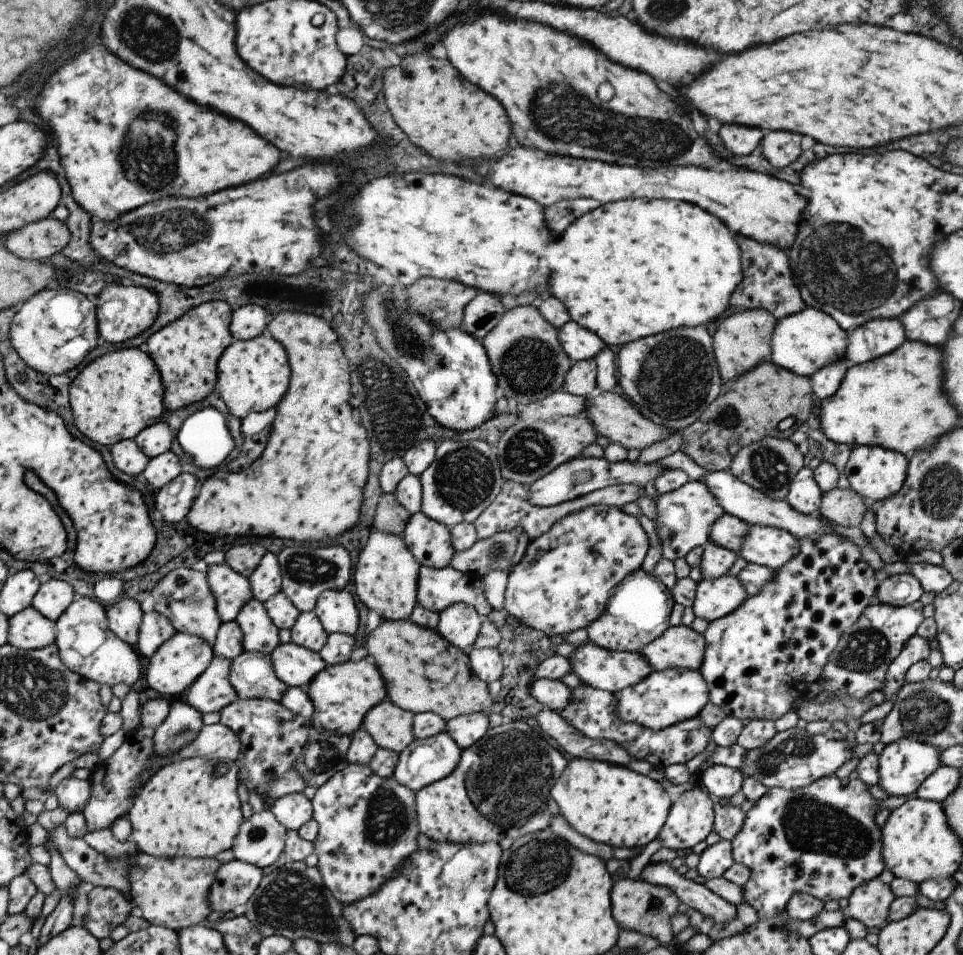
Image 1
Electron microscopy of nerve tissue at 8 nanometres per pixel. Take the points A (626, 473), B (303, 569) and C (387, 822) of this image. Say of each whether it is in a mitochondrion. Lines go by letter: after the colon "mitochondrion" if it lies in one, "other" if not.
A: other
B: mitochondrion
C: mitochondrion

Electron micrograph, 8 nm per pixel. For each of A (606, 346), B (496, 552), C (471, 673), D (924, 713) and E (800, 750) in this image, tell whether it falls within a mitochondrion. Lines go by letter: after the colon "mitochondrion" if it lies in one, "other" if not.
A: other
B: mitochondrion
C: other
D: mitochondrion
E: mitochondrion

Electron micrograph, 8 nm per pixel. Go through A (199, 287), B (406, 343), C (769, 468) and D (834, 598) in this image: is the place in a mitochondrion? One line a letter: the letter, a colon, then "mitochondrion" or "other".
A: other
B: mitochondrion
C: mitochondrion
D: other

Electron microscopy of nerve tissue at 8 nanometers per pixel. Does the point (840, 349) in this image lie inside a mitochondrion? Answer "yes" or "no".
no

